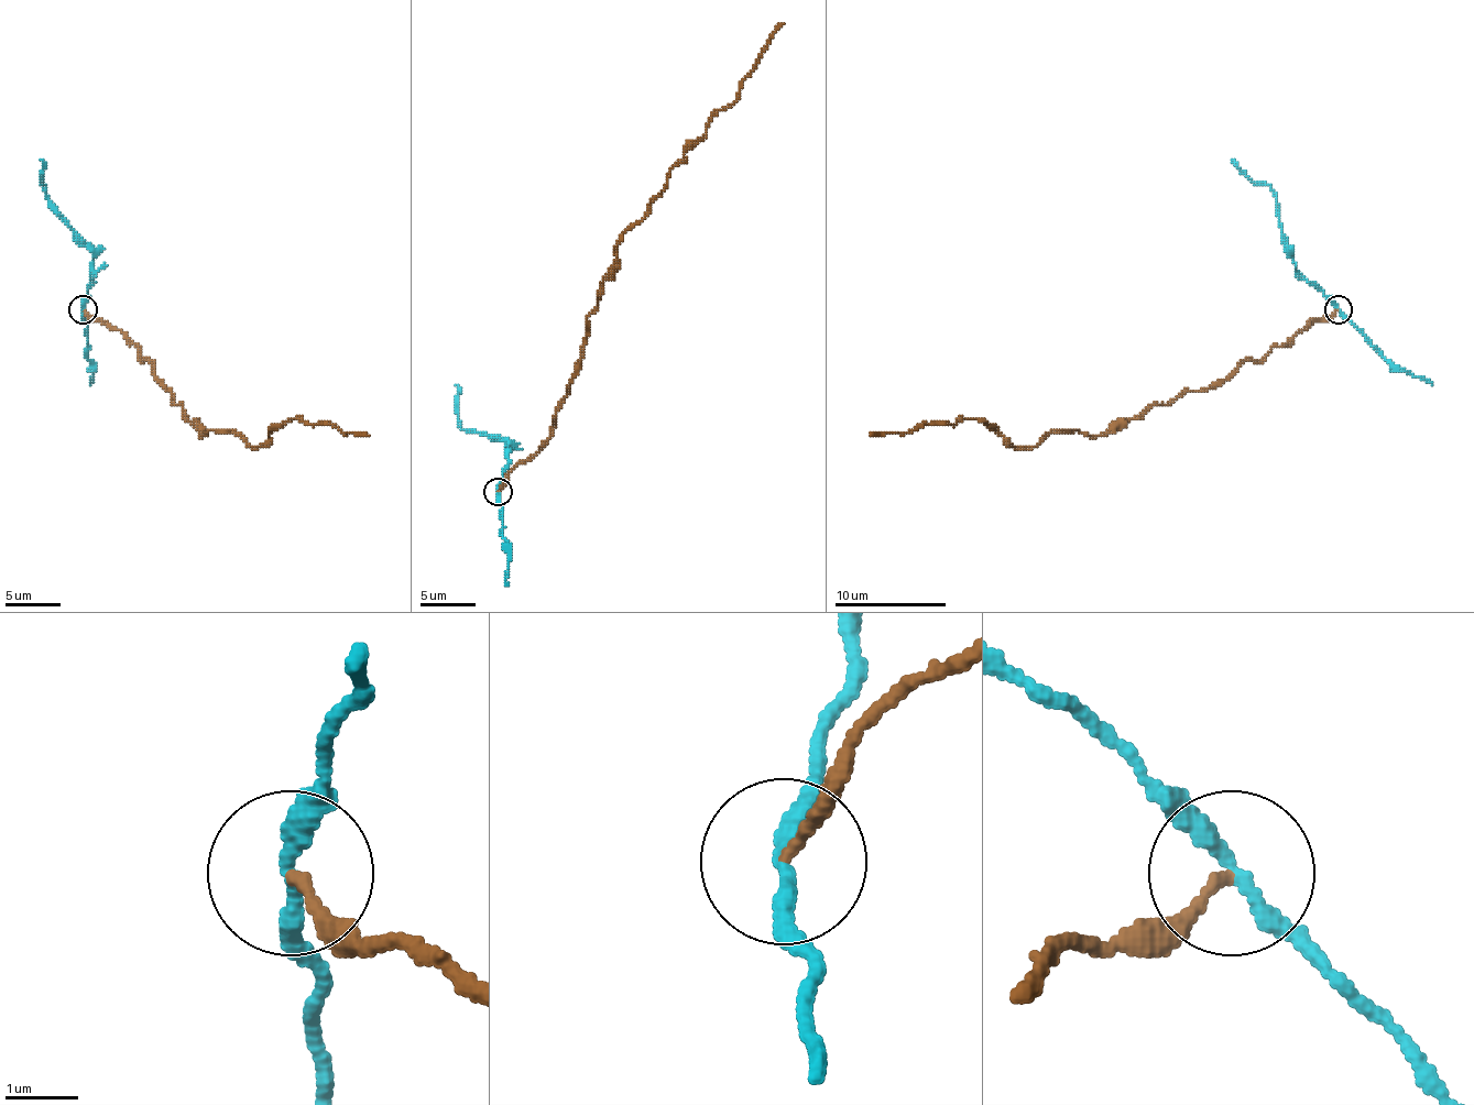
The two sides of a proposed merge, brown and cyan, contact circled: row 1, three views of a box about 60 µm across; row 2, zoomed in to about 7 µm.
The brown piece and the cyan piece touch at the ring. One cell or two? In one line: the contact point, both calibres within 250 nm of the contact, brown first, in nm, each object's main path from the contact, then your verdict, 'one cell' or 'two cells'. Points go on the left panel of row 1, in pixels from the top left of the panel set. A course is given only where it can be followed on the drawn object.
place (83, 309); calibres 140 and 240 nm; course brown (82, 310), (149, 360), (171, 405), (202, 435), (232, 429), (260, 446), (291, 418), (369, 435); course cyan (82, 310), (93, 269), (93, 249), (68, 223), (46, 190), (40, 160); two cells

